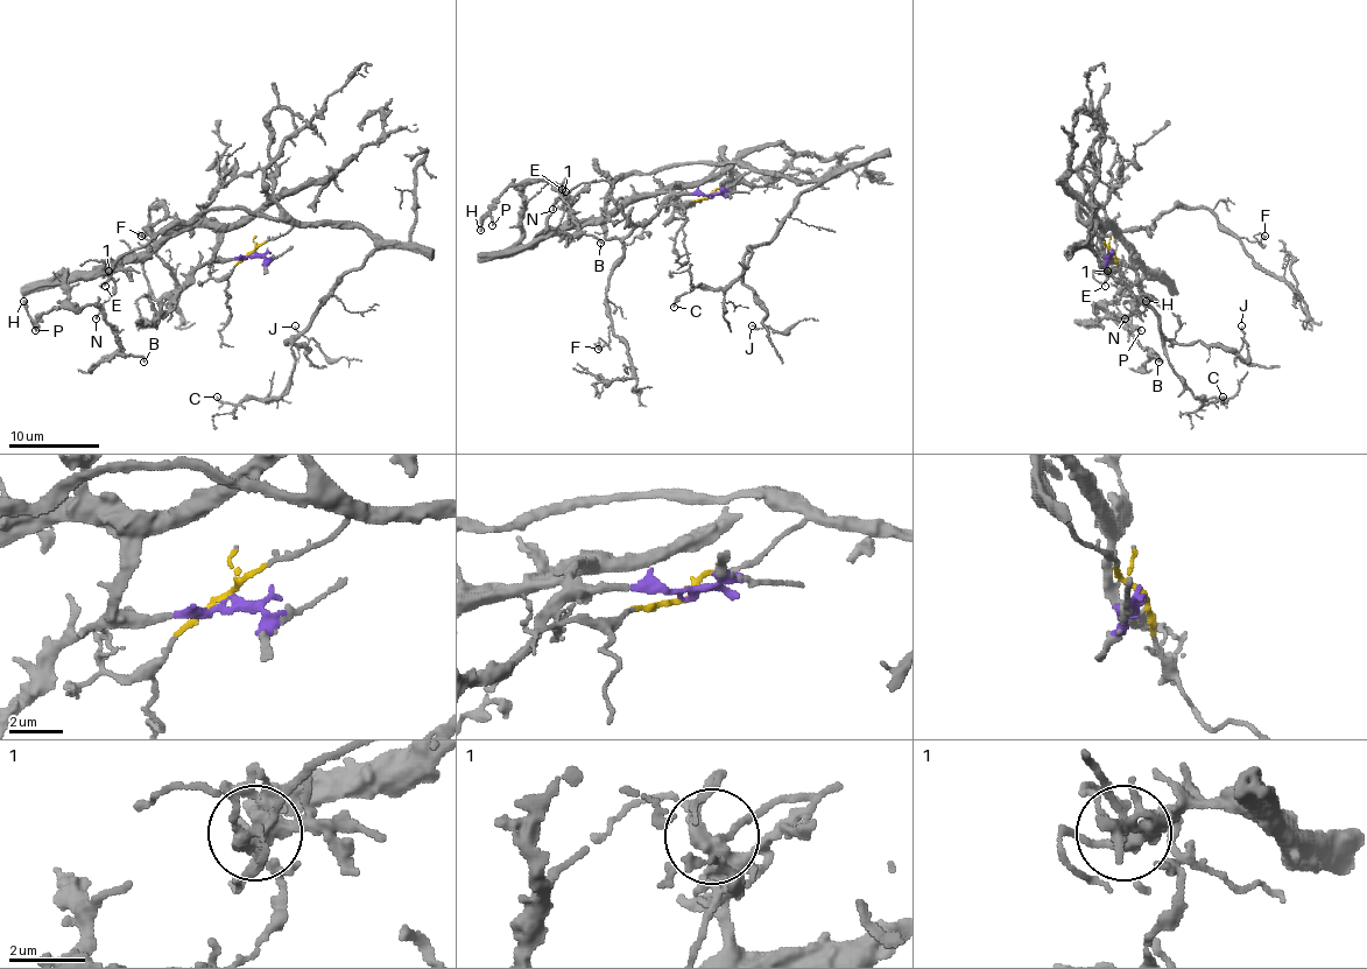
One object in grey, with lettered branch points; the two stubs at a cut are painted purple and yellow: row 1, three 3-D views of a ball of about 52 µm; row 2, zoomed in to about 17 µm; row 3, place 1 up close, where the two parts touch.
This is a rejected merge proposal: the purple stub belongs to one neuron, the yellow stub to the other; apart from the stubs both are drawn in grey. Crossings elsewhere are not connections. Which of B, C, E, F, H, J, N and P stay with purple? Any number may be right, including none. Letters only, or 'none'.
B, H, P

